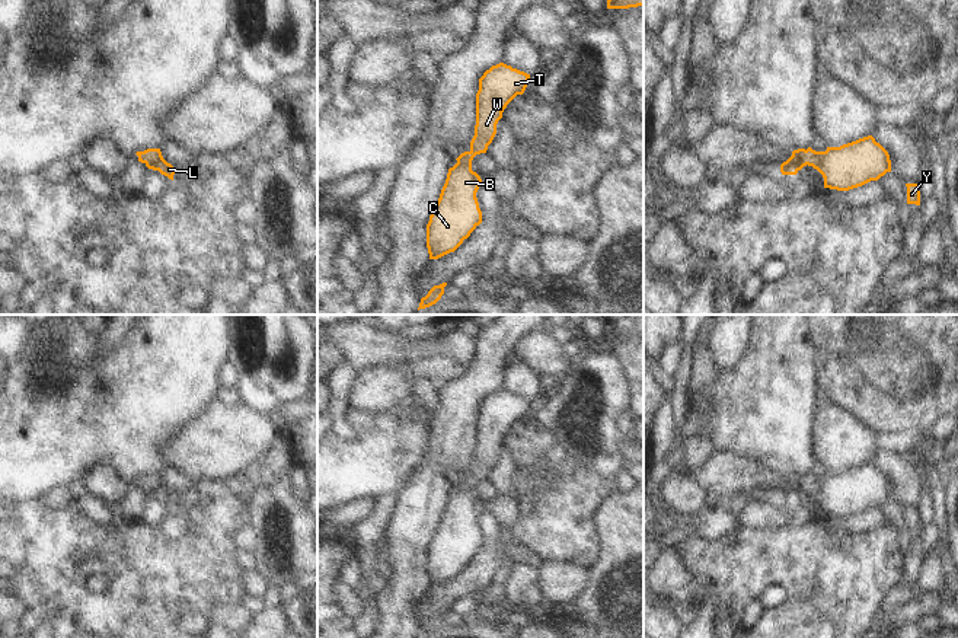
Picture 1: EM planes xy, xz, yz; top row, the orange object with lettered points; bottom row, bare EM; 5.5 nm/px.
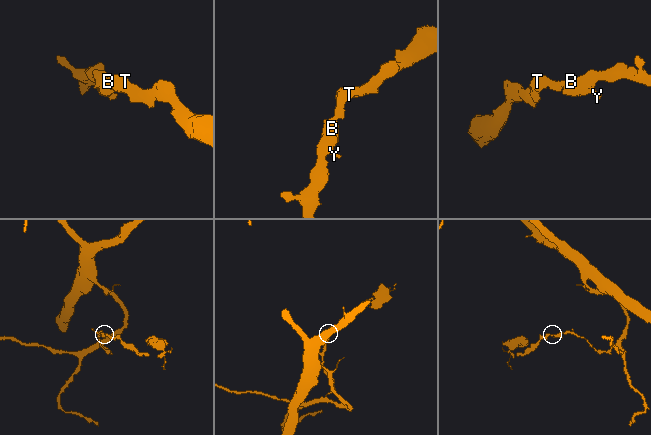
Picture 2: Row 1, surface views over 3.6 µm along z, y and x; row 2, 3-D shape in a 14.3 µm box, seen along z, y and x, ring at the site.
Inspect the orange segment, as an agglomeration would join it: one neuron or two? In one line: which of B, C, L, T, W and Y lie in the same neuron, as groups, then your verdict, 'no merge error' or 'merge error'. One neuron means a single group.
B C L T W Y; no merge error

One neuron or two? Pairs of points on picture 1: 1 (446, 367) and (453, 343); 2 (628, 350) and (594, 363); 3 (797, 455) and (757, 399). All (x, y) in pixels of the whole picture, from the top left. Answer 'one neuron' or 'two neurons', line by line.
1: two neurons
2: two neurons
3: one neuron

